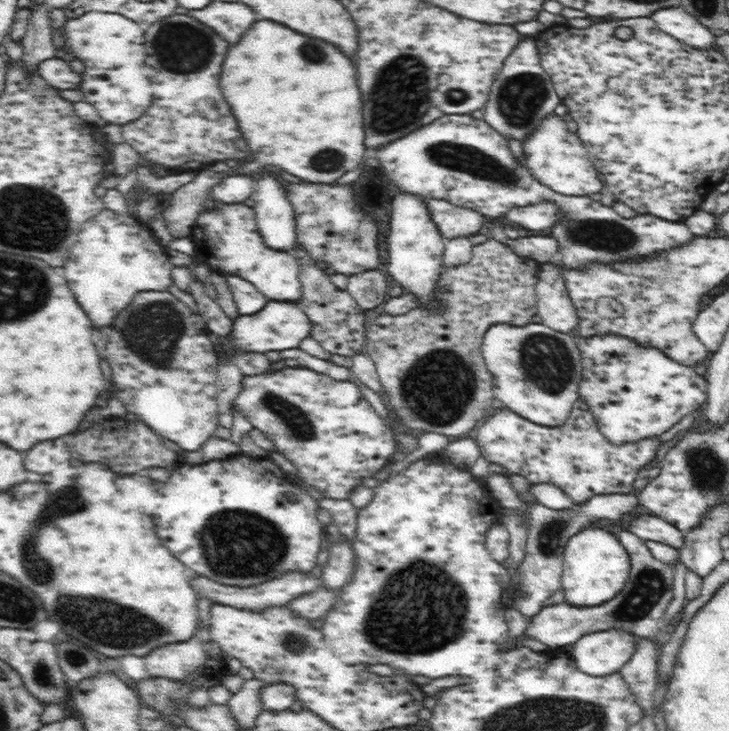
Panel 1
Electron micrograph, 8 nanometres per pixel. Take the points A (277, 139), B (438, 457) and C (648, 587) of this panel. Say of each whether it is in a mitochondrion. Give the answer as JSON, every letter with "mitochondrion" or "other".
{"A":"other","B":"other","C":"mitochondrion"}

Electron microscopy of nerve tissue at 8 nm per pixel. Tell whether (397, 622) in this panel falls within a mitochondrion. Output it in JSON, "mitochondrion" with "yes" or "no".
{"mitochondrion":"yes"}

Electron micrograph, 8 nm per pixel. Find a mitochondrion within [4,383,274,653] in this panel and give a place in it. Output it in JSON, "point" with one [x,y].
{"point":[39,570]}

